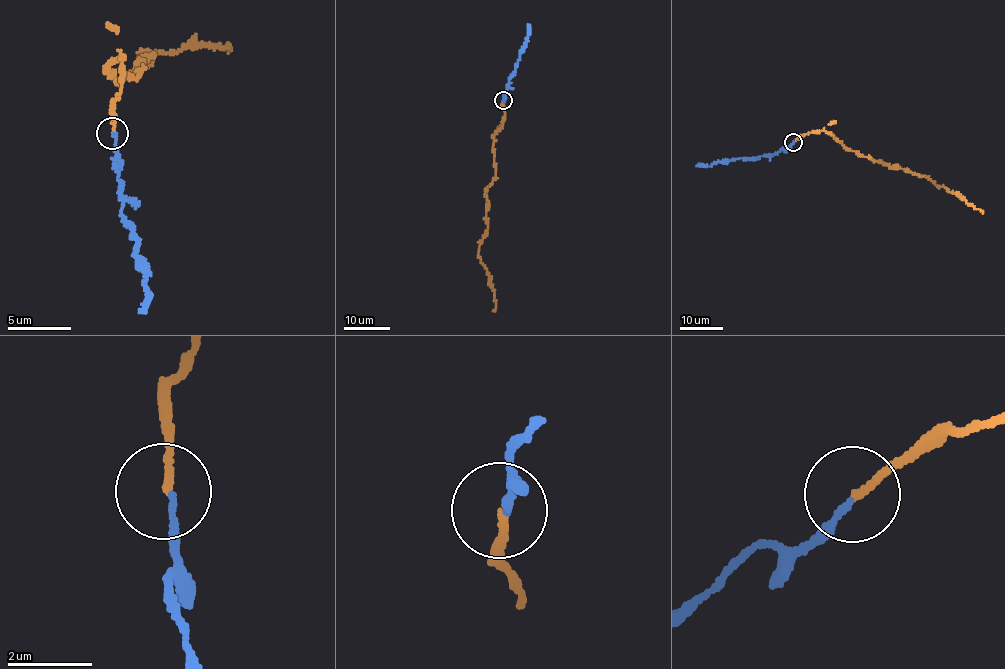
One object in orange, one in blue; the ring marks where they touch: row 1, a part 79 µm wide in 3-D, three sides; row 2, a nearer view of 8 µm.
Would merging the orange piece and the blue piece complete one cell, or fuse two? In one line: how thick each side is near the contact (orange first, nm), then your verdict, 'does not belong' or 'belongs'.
170 nm thick on the orange side, 140 nm on the other; belongs

